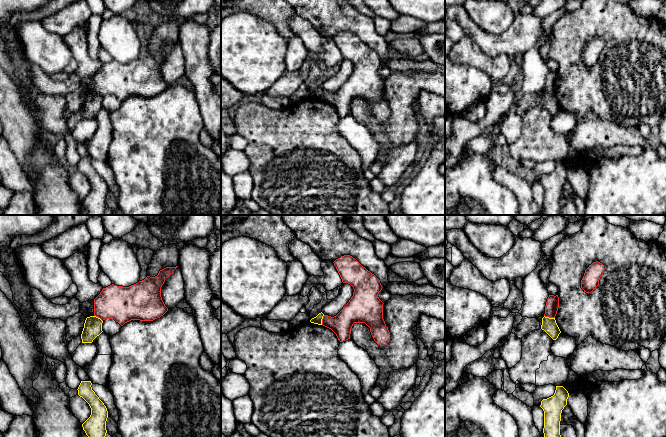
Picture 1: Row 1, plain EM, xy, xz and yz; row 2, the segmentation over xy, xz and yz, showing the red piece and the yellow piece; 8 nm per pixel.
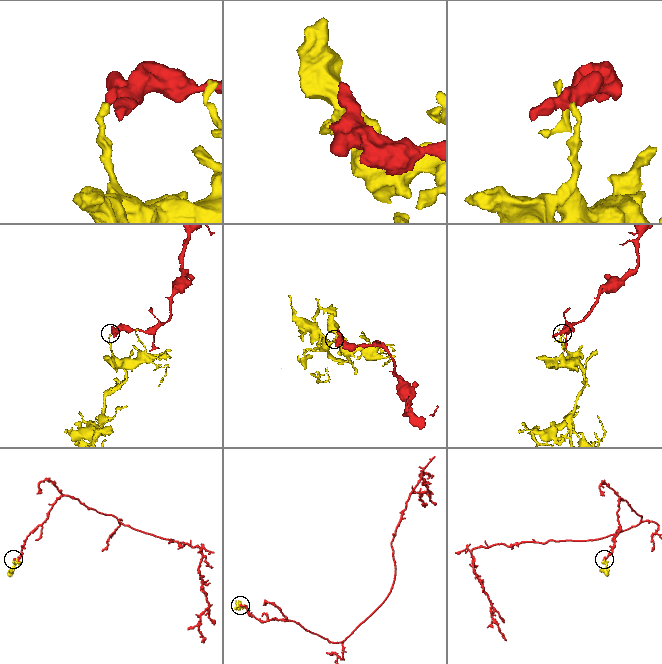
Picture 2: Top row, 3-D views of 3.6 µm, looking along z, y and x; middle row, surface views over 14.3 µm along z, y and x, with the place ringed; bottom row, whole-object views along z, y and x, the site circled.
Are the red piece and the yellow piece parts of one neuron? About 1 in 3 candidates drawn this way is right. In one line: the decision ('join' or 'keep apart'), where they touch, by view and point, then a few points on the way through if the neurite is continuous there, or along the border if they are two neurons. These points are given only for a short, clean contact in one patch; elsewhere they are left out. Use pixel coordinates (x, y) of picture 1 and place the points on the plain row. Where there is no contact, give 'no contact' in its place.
keep apart | yz (549, 93) | along yz (544, 91), (554, 94)

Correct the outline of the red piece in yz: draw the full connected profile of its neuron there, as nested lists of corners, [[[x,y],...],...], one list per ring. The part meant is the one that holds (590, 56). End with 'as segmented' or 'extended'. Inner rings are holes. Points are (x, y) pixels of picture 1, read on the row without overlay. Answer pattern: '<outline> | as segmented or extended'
[[[598,37],[589,41],[581,56],[581,64],[584,68],[589,70],[599,61],[599,56],[603,51],[604,46],[604,41]]] | as segmented

